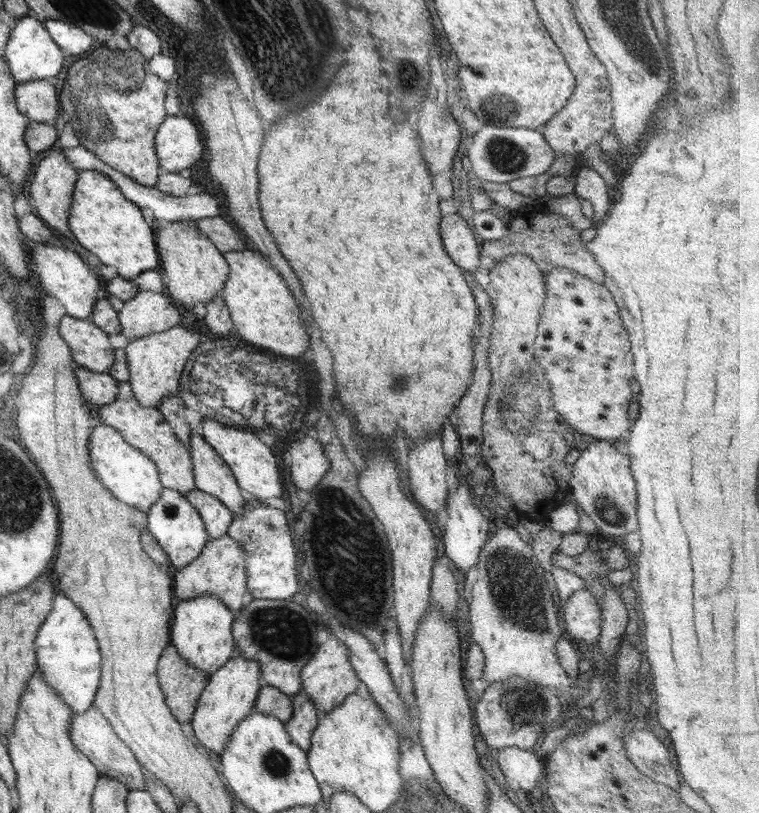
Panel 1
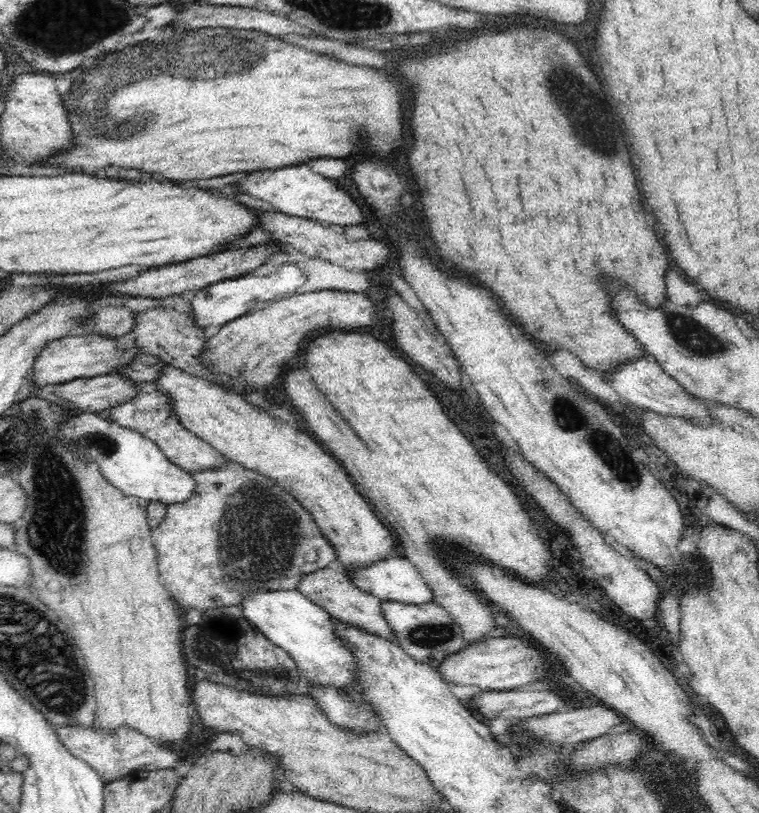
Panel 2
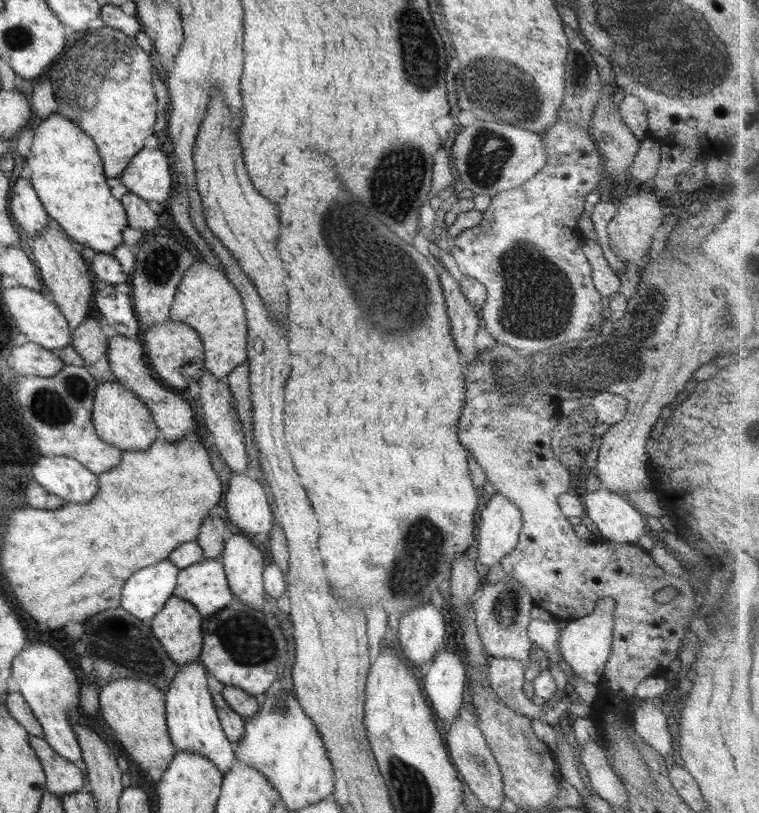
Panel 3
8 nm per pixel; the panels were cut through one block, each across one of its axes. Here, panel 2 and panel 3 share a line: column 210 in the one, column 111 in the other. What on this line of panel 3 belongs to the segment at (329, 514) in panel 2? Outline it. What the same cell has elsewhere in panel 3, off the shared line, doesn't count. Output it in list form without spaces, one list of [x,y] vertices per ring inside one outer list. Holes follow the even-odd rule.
[[[117,380],[106,381],[94,389],[92,422],[99,437],[110,446],[122,451],[148,450],[154,440],[160,438],[160,432],[147,406],[124,388]]]

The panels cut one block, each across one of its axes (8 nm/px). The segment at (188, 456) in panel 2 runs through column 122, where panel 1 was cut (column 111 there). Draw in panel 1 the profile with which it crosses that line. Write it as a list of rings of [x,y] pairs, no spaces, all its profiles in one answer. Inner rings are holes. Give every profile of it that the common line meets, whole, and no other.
[[[129,382],[118,383],[116,400],[107,405],[100,405],[99,416],[102,423],[115,428],[130,446],[137,447],[144,456],[156,463],[163,488],[177,490],[182,494],[196,489],[189,449],[176,438],[172,427],[157,408],[140,406]]]

